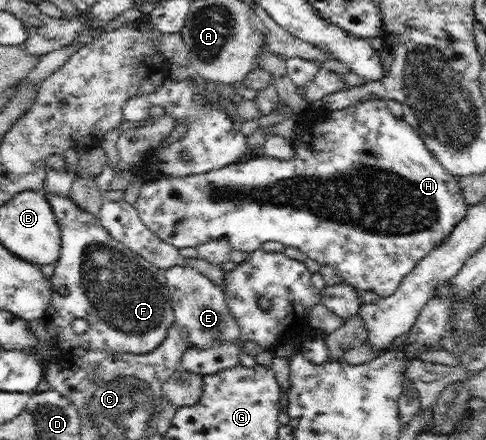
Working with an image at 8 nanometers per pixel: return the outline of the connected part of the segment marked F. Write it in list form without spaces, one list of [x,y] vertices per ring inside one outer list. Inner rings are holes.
[[[44,193],[52,206],[61,233],[60,258],[55,264],[54,275],[50,278],[52,303],[46,309],[44,317],[37,320],[45,324],[53,347],[64,351],[64,355],[86,352],[90,349],[103,349],[109,355],[116,355],[122,351],[144,355],[154,351],[154,348],[164,341],[168,327],[175,323],[165,271],[155,267],[132,249],[126,248],[120,241],[114,240],[101,224],[99,216],[82,211],[69,195]],[[62,287],[68,290],[67,294],[58,293]],[[76,319],[84,319],[89,323],[89,328],[83,334],[76,334],[70,326]]]

